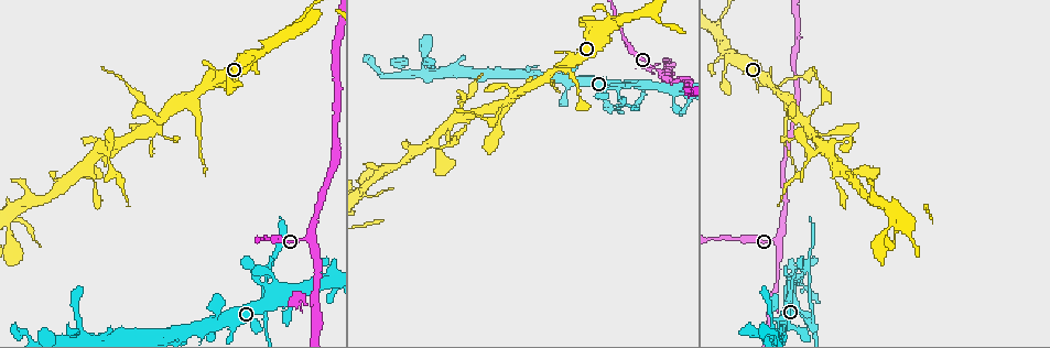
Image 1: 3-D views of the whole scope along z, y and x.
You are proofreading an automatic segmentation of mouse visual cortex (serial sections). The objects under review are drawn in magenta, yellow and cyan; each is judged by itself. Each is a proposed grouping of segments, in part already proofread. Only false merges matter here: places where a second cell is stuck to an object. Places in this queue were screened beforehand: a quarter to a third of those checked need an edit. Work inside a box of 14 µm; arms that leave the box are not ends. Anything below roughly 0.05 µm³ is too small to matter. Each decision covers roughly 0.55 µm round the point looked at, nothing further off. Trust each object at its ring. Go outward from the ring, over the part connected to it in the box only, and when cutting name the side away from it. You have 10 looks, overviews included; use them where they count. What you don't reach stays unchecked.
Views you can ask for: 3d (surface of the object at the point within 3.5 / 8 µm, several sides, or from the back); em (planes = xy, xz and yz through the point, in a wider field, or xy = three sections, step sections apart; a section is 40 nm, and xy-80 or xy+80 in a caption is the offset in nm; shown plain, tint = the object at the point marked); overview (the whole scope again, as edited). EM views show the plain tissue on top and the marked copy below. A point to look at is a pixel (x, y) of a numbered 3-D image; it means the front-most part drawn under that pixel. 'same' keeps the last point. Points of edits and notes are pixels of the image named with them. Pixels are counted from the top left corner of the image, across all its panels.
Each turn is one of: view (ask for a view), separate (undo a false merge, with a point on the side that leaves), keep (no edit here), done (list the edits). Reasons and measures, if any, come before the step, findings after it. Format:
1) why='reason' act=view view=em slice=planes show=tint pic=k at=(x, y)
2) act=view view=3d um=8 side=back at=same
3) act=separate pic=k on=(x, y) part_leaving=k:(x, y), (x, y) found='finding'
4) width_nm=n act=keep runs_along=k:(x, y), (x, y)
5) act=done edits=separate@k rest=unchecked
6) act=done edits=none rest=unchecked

why='three arms meet' act=view view=em slice=planes show=tint pic=1 at=(776, 241)

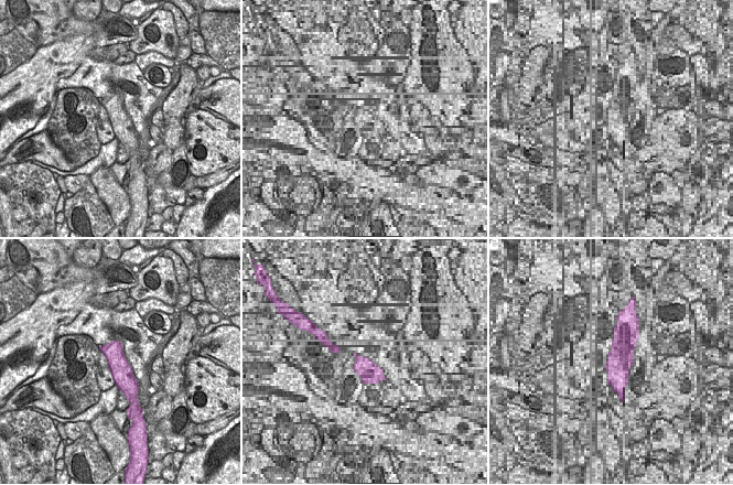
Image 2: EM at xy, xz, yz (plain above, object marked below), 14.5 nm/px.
why='wider look' act=view view=3d um=3.5 at=same

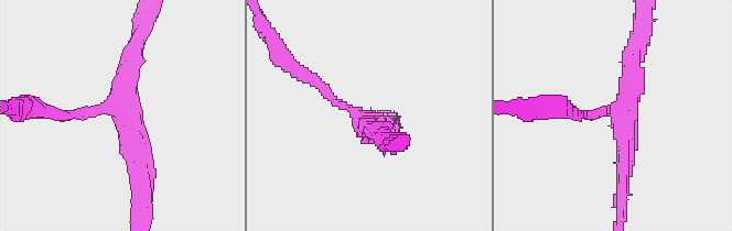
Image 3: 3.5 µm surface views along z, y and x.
width_nm=300 act=keep runs_along=2:(115, 343), (115, 356), (129, 395) found='continuous, no second cell'

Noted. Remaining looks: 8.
act=view view=3d um=8 pic=1 at=(315, 305)

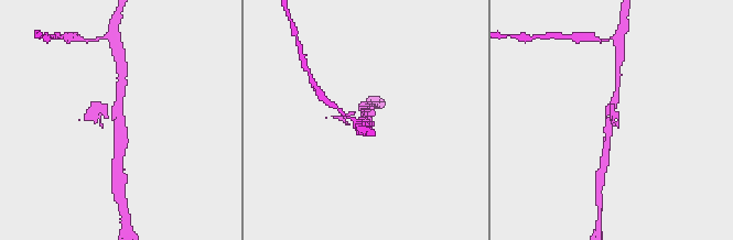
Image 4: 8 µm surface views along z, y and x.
arms=3 arm_widths_nm=150,150,250 act=view view=em slice=xy step=3 show=tint pic=4 at=(119, 119)

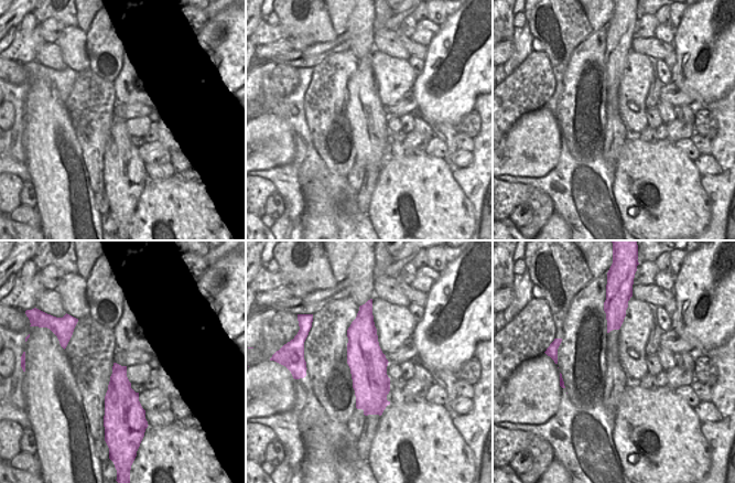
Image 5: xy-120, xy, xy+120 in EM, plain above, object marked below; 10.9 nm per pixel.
act=separate pic=4 on=(99, 110) found='a second cell is stuck on'

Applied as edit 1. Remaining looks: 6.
why='sudden change in width' act=view view=3d um=3.5 pic=1 at=(77, 318)

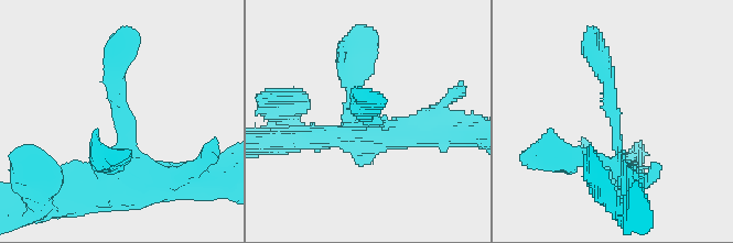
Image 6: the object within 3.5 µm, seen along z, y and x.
arm_widths_nm=200,350 why='need the tissue' act=view view=em slice=planes show=tint pic=6 at=(616, 124)

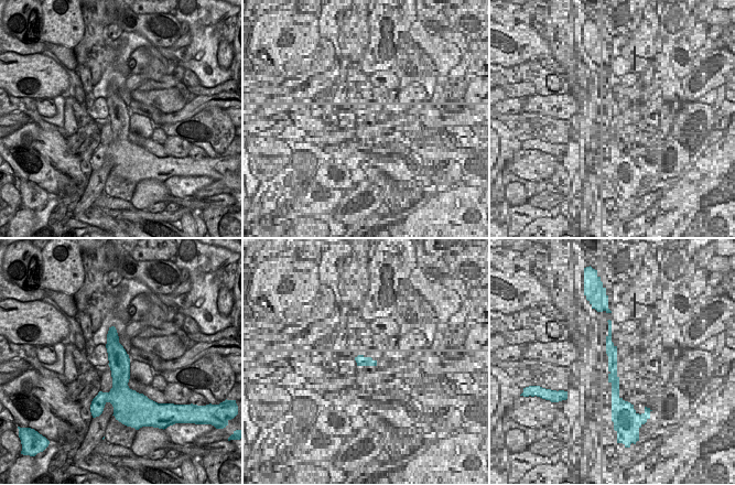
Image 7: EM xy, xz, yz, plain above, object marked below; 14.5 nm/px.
why='another direction' act=view view=em slice=xy step=5 show=tint at=same

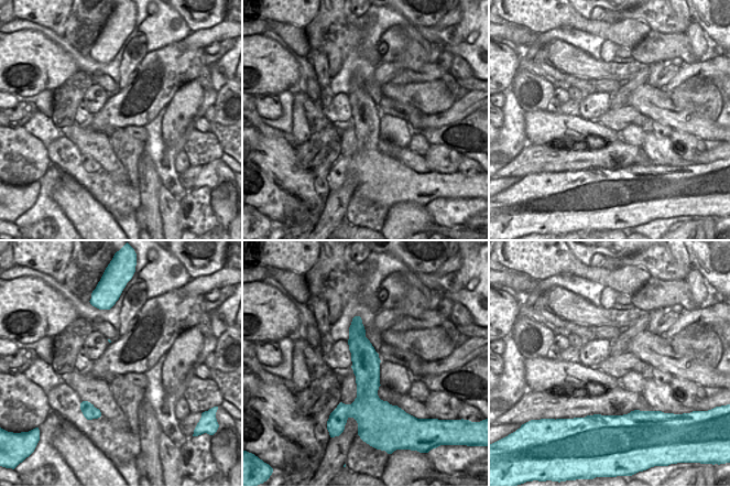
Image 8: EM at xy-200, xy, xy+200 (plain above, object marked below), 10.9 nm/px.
act=keep runs_along=6:(629, 184), (595, 55) found='one cell here'

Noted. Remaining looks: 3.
why='thin neck' act=view view=3d um=3.5 pic=1 at=(582, 21)

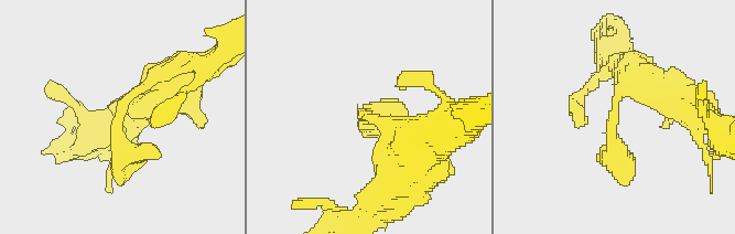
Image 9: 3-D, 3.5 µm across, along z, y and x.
arm_widths_nm=300,450 act=view view=em slice=xy step=2 show=tint pic=9 at=(367, 116)

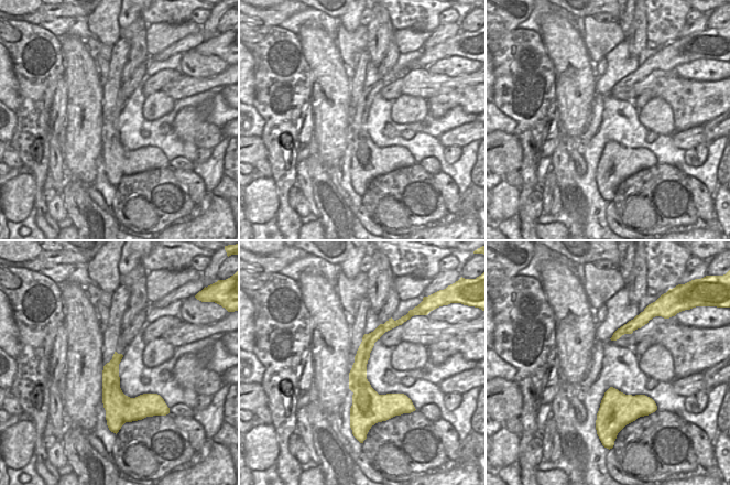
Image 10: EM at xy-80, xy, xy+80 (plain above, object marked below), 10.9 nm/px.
width_nm=220 act=keep runs_along=9:(169, 83), (125, 100), (121, 174) found='all the same cell'

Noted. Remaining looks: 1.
act=done edits=separate@4 rest=unchecked

